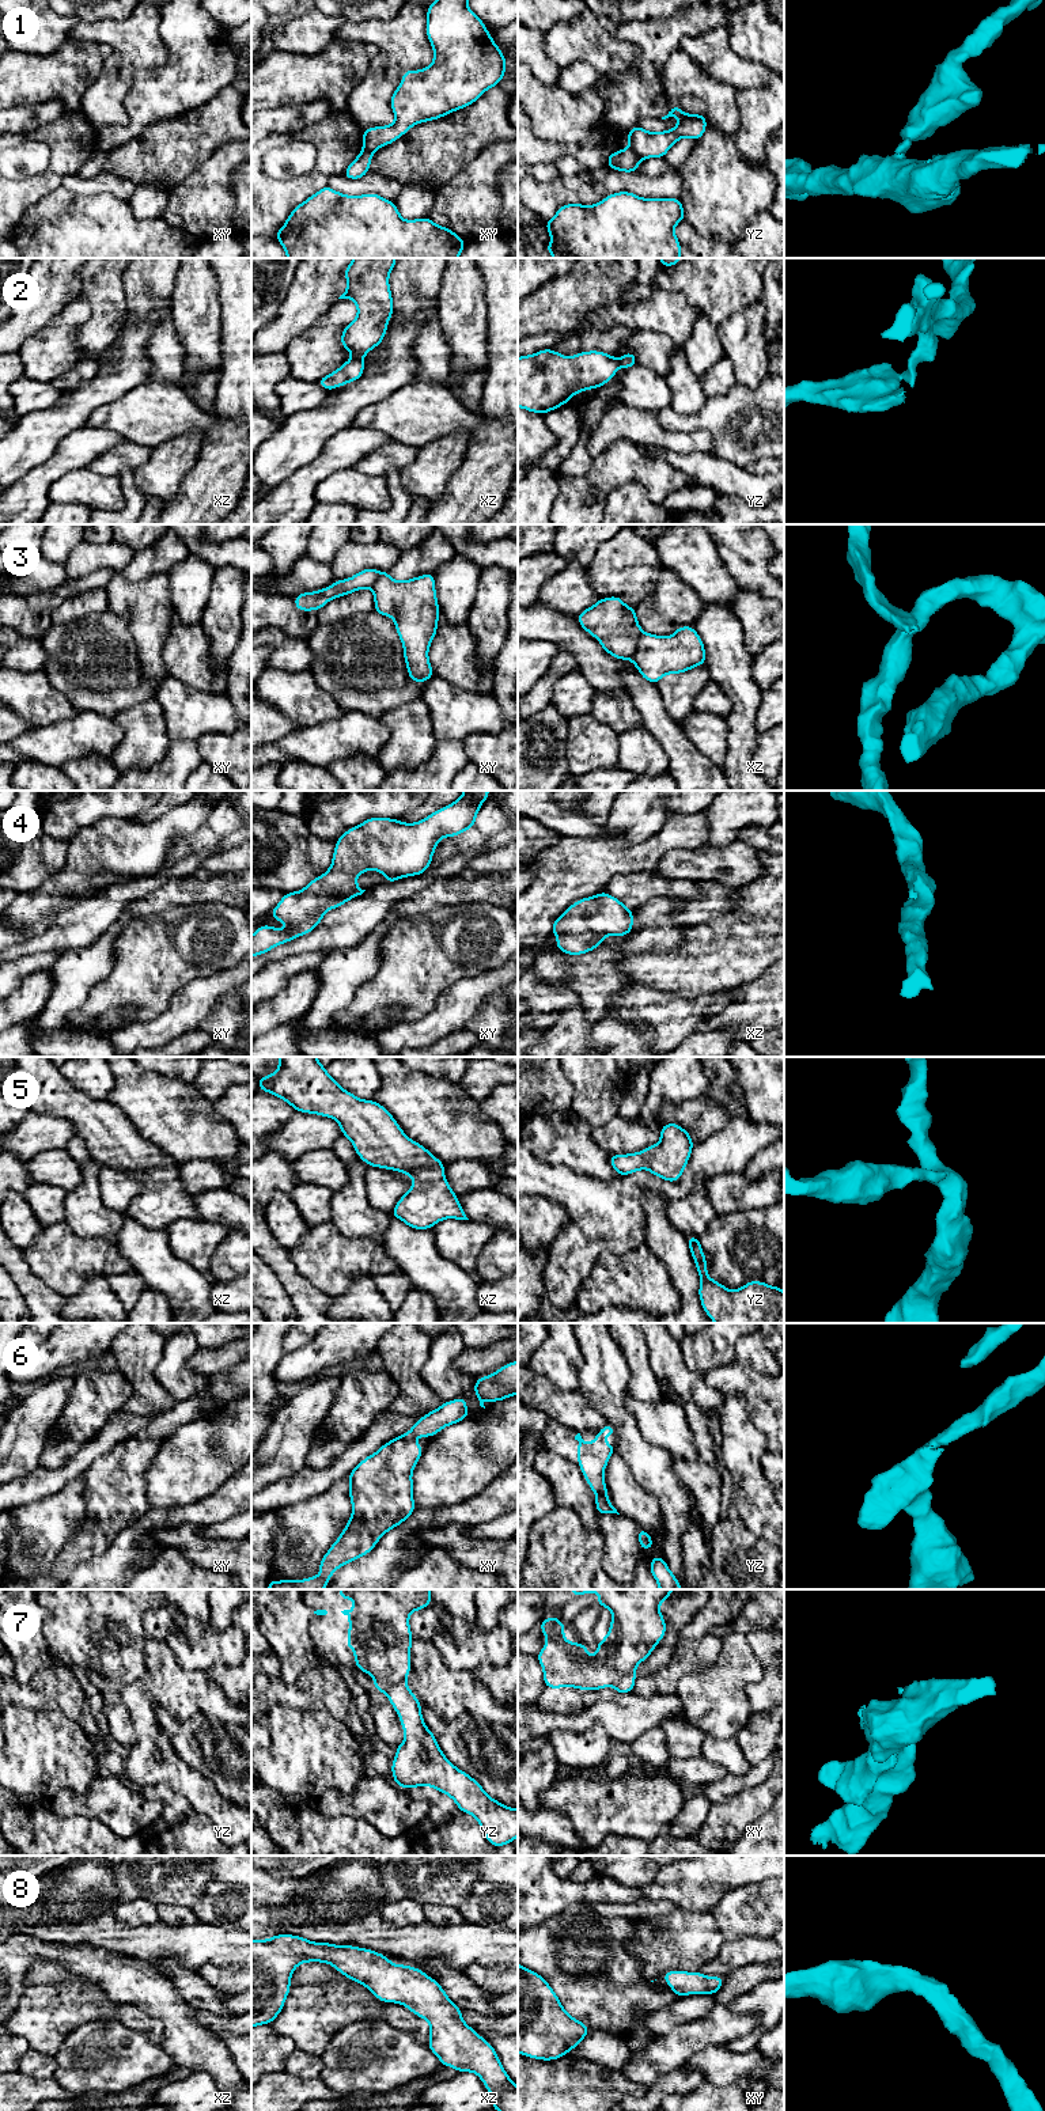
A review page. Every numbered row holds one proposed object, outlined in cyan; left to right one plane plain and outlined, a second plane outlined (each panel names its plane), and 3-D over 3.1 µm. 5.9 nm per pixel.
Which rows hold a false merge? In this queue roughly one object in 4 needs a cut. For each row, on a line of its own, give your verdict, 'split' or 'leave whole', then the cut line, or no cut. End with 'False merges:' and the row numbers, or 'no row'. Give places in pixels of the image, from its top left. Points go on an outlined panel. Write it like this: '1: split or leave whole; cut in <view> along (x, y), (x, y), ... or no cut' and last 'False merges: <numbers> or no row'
1: split; cut in yz along (628, 147), (640, 159)
2: split; cut in xz along (353, 356), (362, 359)
3: split; cut in xz along (643, 632), (636, 651), (629, 658)
4: leave whole; no cut
5: leave whole; no cut
6: leave whole; no cut
7: split; cut in yz along (374, 1676), (386, 1682), (404, 1681)
8: leave whole; no cut
False merges: 1, 2, 3, 7

